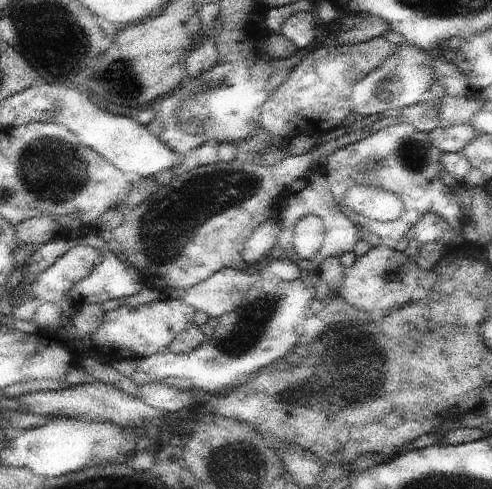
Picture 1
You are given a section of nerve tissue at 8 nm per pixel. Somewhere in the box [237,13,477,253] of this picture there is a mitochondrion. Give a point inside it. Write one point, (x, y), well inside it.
(414, 154)

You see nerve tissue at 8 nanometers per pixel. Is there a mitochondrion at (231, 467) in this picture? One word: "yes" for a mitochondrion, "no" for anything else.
yes

